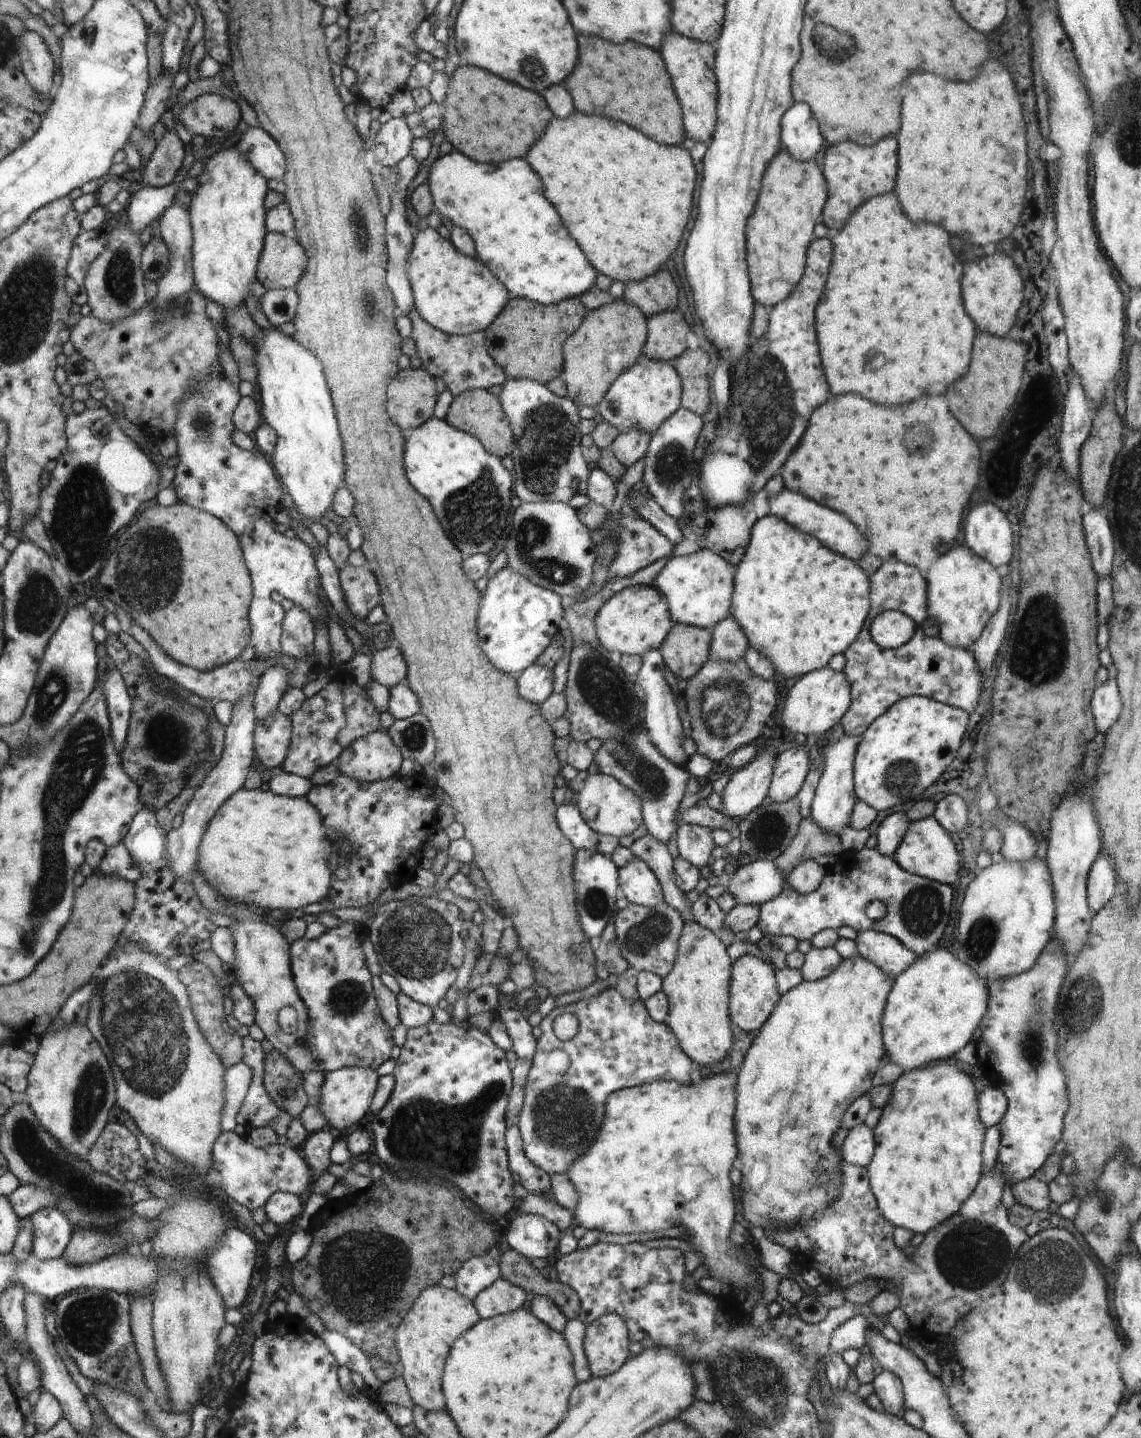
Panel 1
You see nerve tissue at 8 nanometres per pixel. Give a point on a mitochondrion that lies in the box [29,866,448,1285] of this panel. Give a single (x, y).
(144, 1027)

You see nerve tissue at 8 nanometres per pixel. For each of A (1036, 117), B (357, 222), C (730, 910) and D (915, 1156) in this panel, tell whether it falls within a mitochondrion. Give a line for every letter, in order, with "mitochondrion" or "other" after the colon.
A: other
B: mitochondrion
C: other
D: other

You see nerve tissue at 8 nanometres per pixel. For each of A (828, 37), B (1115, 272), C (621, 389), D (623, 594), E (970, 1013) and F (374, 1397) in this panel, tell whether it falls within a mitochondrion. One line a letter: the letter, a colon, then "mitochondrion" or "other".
A: mitochondrion
B: other
C: other
D: other
E: other
F: other

